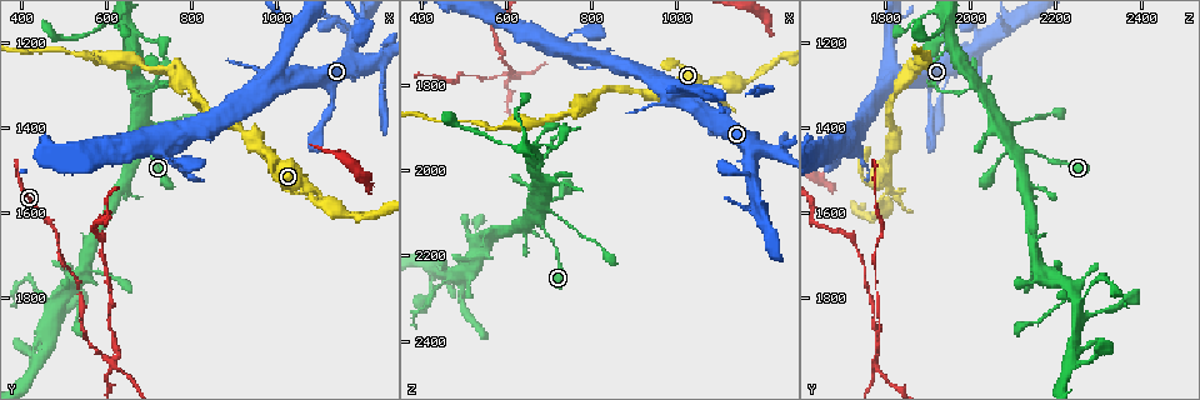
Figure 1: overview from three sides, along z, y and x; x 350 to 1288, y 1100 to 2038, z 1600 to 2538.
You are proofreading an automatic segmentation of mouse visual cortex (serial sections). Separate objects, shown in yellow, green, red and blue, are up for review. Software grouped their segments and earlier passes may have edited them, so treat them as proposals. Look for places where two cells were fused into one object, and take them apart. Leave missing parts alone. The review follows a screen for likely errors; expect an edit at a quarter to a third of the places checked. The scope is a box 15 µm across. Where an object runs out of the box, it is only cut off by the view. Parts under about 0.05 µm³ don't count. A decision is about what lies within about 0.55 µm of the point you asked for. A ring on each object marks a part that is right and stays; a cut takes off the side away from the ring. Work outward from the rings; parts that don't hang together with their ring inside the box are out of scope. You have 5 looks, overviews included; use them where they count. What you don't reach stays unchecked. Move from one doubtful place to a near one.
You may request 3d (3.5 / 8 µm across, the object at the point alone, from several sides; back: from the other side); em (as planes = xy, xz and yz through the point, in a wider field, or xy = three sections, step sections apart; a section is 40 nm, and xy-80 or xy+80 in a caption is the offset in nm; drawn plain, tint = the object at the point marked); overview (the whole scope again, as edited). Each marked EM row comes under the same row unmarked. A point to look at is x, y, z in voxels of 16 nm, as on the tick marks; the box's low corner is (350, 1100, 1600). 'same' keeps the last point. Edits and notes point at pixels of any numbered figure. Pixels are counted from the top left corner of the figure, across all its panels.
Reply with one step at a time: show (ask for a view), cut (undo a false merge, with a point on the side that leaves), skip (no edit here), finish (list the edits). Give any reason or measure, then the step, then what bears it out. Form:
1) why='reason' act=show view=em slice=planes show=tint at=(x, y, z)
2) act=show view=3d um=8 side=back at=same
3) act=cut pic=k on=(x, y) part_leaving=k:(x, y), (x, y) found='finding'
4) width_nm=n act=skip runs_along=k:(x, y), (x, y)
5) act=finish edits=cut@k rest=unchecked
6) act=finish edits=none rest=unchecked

act=show view=3d um=3.5 at=(675, 1460, 2120)

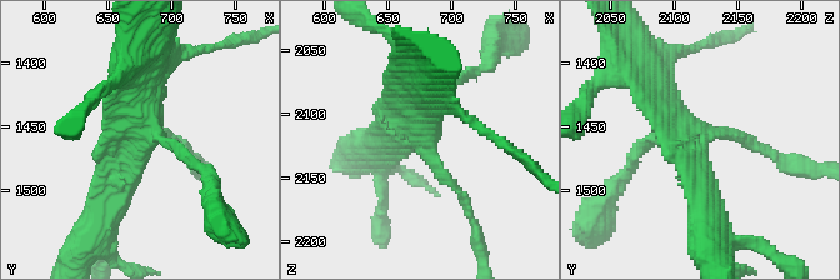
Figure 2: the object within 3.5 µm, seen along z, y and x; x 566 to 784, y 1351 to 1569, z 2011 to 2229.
why='now the EM' act=show view=em slice=planes show=tint at=(674, 1458, 2114)

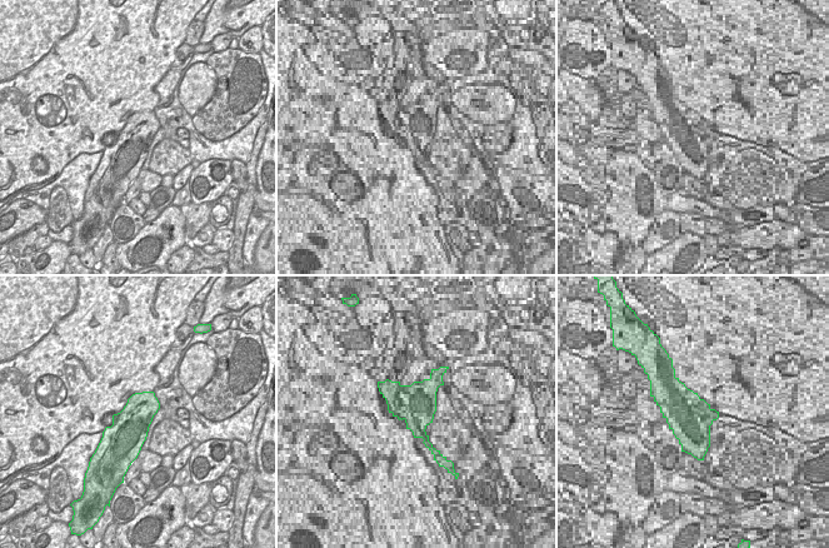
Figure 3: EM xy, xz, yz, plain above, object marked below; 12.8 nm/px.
width_nm=480 act=skip runs_along=2:(183, 149), (144, 134), (105, 210) found='all the same cell'

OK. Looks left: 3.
why='looks like a crossing' act=show view=3d um=8 at=(685, 1315, 2020)

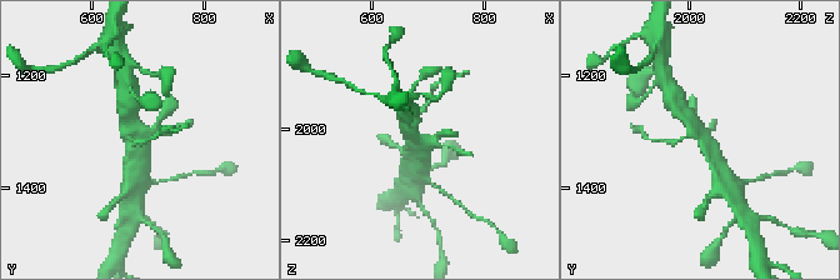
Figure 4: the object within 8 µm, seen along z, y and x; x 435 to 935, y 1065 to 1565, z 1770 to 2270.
act=show view=em slice=xy step=1 show=tint at=(690, 1310, 2025)

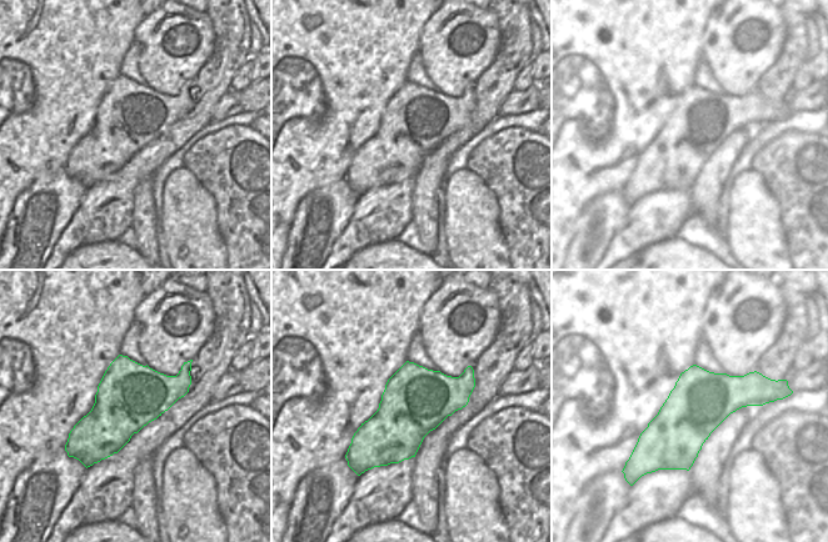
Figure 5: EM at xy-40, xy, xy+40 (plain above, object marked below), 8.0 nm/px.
act=skip runs_along=4:(724, 169), (709, 144), (680, 114) found='all the same cell'

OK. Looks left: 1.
act=finish edits=none rest=unchecked

